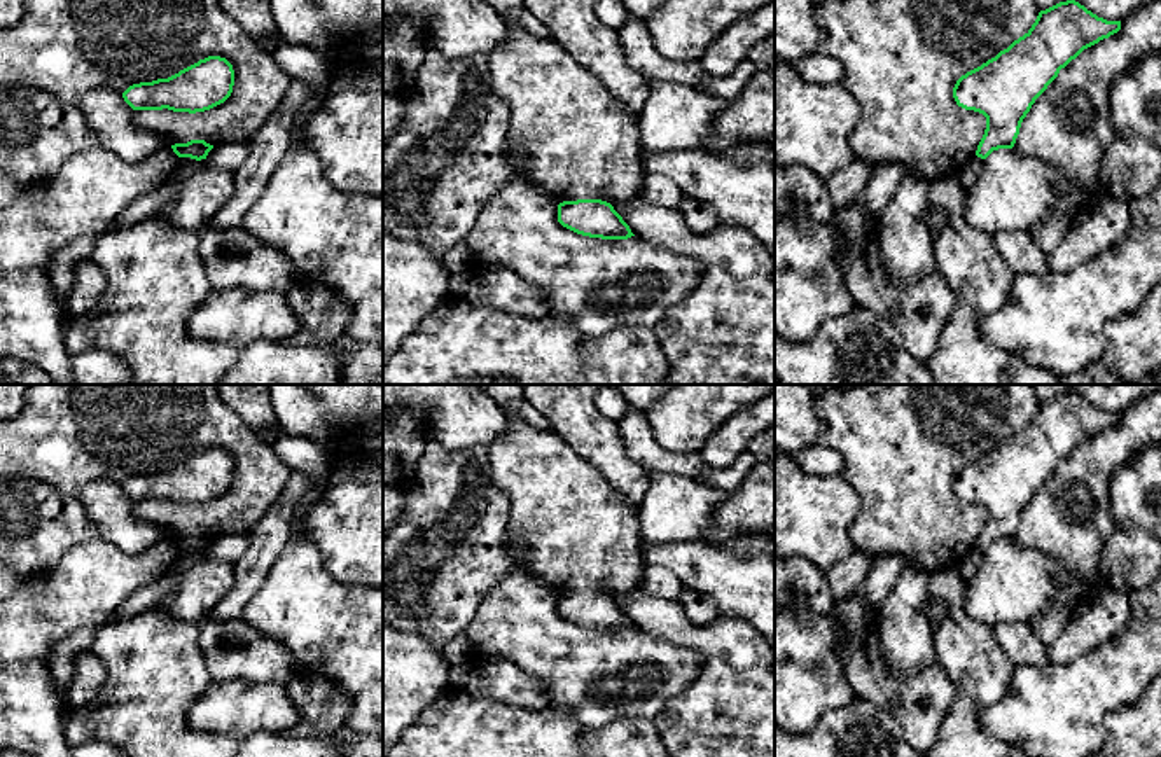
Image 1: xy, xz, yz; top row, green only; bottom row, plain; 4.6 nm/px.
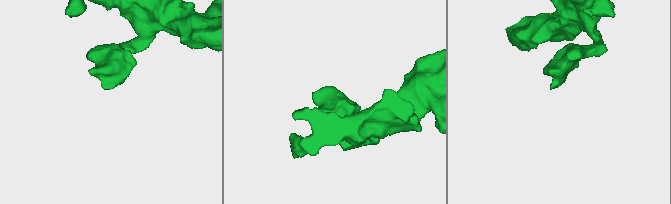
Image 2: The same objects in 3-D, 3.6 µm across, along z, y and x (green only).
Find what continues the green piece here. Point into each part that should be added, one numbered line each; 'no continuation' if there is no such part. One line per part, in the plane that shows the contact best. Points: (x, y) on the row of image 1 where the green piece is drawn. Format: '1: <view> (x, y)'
no continuation

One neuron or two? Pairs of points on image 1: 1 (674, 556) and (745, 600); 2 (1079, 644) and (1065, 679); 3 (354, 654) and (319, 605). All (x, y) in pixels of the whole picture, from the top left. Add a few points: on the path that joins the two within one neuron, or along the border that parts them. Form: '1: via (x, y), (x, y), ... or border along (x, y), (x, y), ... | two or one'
1: via (691, 560), (716, 570), (728, 583) | one
2: border along (1109, 640), (1070, 661), (1049, 663) | two
3: via (352, 642), (327, 618) | one

